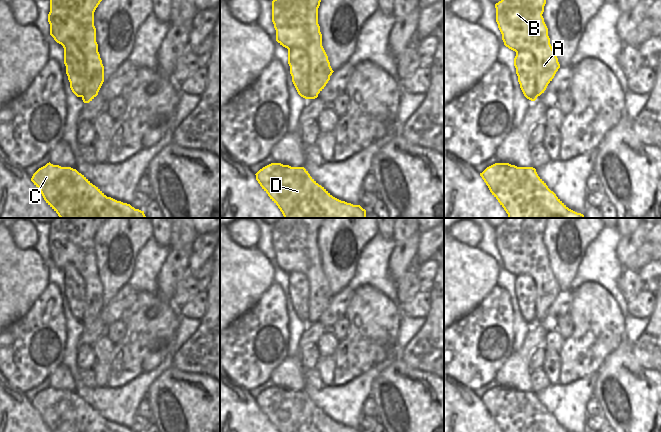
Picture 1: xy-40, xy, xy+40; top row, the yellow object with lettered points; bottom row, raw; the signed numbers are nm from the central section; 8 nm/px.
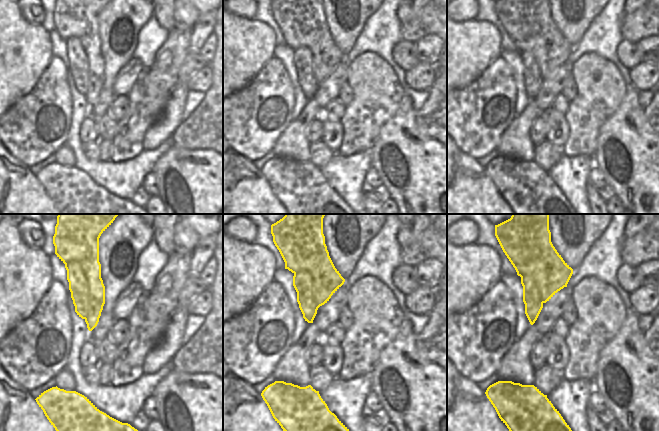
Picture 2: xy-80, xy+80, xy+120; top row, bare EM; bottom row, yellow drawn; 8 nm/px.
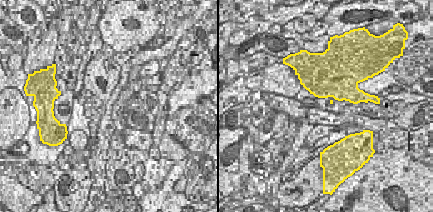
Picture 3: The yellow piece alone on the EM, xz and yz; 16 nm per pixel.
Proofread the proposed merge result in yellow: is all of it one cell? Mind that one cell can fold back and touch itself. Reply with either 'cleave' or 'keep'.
cleave

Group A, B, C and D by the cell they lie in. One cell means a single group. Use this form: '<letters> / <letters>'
A B / C D

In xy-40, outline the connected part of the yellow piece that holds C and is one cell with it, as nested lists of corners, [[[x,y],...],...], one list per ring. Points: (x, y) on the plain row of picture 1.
[[[50,386],[39,392],[31,405],[52,432],[134,432],[107,421],[84,399],[71,391]]]

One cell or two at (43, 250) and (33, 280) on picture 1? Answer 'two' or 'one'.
two

